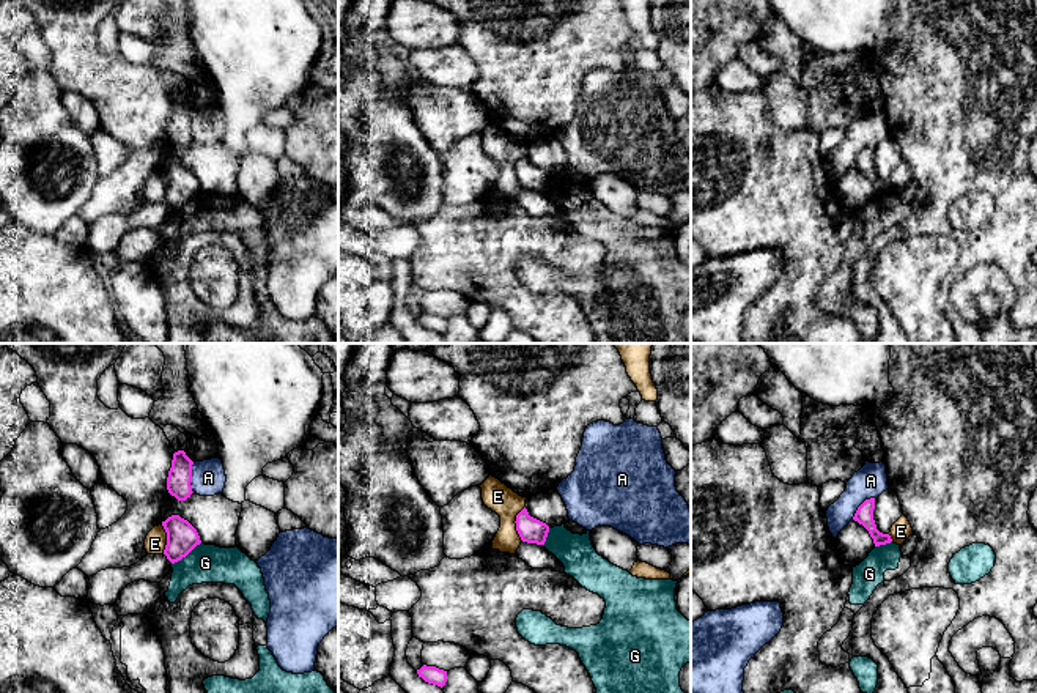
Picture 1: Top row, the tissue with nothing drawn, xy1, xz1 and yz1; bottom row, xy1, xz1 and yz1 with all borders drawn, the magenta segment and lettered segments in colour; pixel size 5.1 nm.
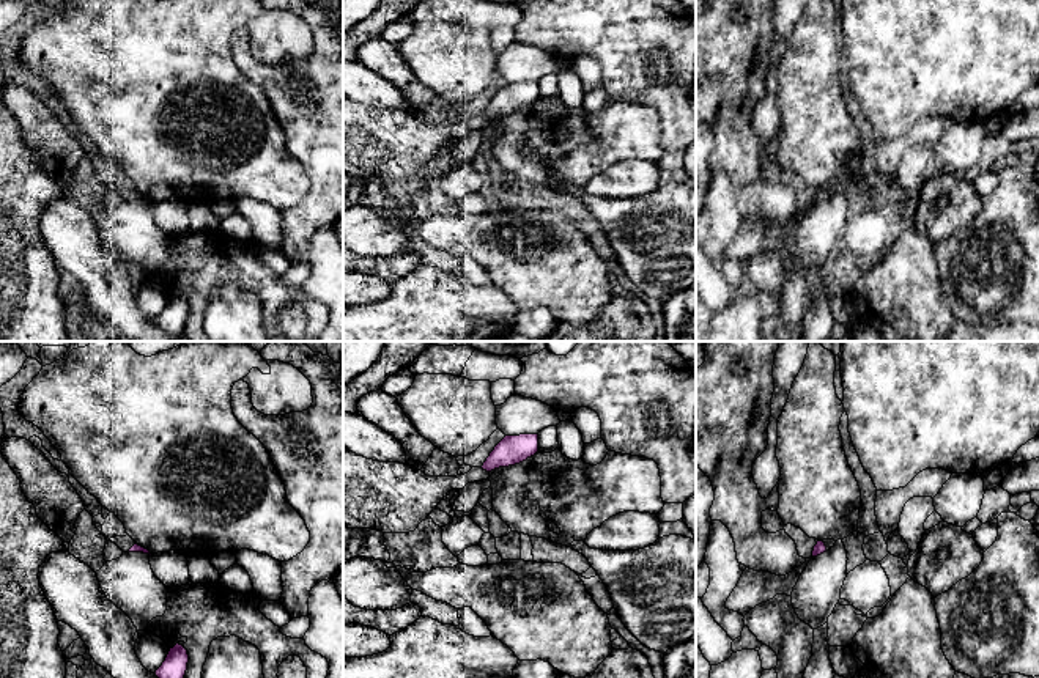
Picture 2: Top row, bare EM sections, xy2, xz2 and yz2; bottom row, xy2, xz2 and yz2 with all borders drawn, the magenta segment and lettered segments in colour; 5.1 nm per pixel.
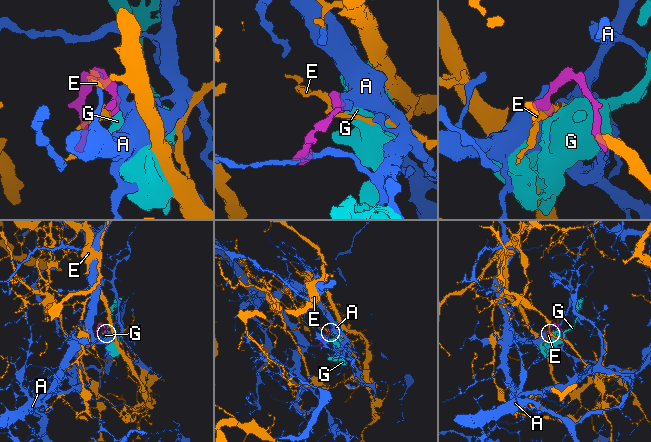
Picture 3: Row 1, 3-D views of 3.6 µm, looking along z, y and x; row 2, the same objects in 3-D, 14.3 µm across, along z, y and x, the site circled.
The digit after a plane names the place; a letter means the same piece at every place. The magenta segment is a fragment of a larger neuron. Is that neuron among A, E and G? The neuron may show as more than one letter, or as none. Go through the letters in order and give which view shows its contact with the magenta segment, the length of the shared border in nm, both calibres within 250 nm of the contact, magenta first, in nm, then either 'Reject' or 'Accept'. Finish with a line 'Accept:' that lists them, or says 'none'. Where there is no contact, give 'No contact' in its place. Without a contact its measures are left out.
A: Touches magenta in xy1. Shared border 150 nm. Thickness 130 nm (magenta) against 180 nm. Reject
E: Touches magenta in xz1. Shared border 180 nm. Thickness 130 nm (magenta) against 150 nm. Reject
G: Touches magenta in xy1. Shared border 190 nm. Thickness 160 nm (magenta) against 190 nm. Reject
Accept: none

